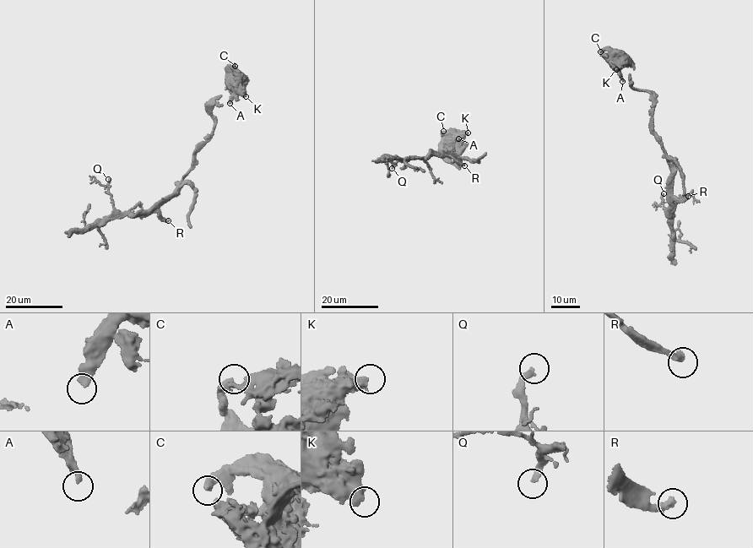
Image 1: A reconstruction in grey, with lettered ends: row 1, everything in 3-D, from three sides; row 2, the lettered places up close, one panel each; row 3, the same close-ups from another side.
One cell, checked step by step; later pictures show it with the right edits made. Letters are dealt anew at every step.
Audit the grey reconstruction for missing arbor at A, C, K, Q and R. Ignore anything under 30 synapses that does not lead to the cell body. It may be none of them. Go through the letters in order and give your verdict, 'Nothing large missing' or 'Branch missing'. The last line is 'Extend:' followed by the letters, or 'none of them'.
A: Nothing large missing
C: Nothing large missing
K: Nothing large missing
Q: Nothing large missing
R: Branch missing
Extend: R

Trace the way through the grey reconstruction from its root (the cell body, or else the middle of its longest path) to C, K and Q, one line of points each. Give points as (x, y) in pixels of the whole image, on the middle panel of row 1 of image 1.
C: (452, 143), (450, 144), (453, 143), (452, 138), (442, 135), (443, 131)
K: (452, 143), (468, 132)
Q: (452, 143), (445, 151), (457, 163), (456, 154), (456, 160), (429, 154), (392, 168)

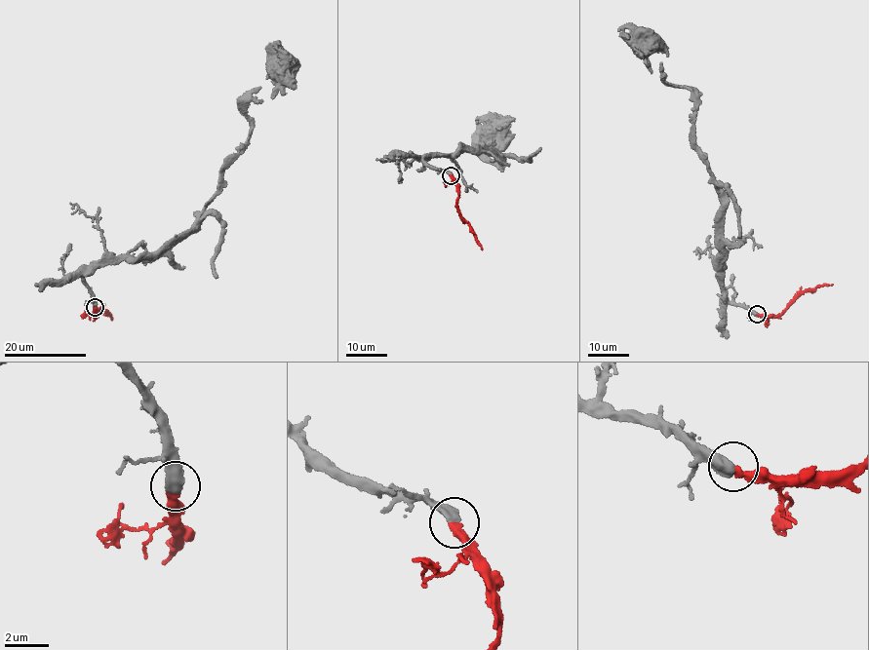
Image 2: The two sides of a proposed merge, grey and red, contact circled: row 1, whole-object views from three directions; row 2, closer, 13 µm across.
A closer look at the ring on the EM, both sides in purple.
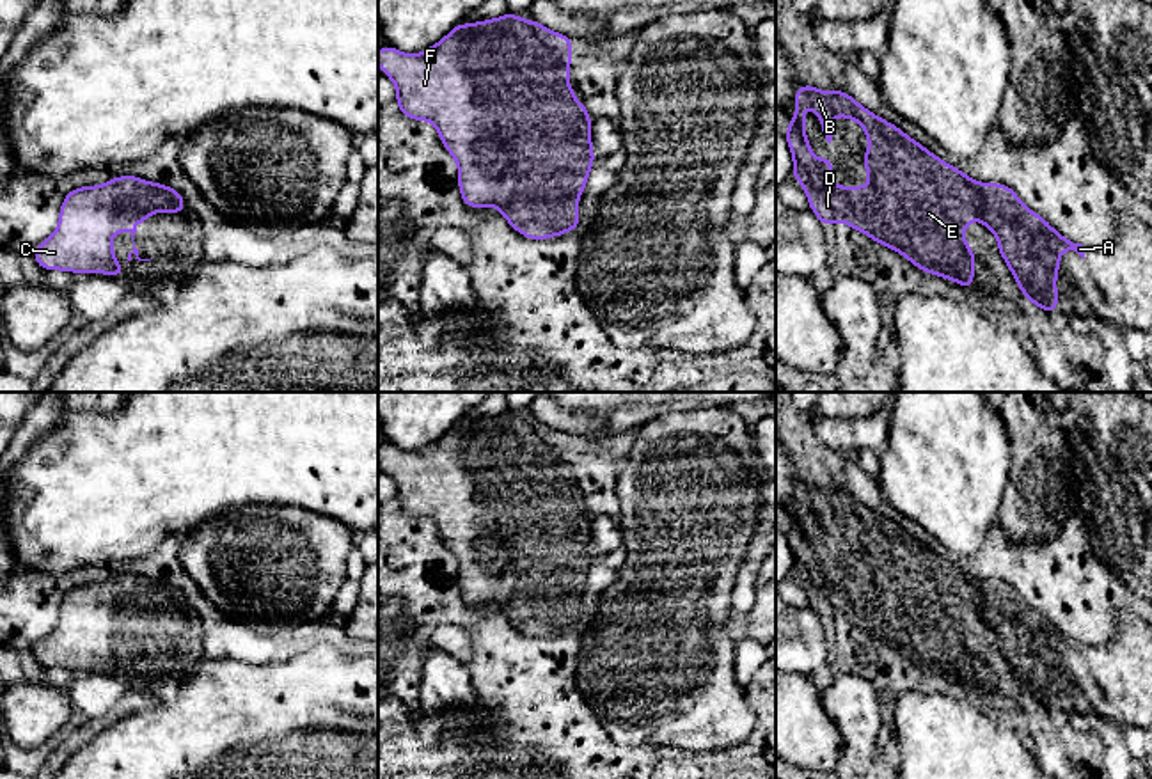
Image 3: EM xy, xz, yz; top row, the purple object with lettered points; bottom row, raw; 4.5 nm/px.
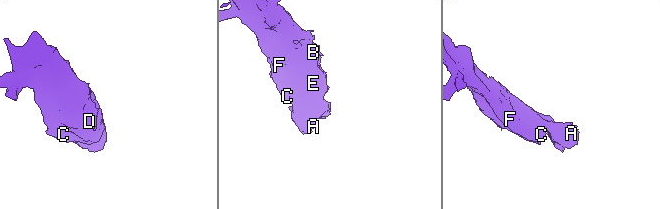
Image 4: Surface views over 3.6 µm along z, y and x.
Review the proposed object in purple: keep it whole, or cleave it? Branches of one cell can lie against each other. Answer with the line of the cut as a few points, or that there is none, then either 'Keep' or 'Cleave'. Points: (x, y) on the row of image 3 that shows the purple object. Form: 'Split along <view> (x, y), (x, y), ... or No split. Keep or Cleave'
No split. Keep

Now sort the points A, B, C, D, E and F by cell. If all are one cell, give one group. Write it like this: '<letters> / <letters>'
A B C D E F

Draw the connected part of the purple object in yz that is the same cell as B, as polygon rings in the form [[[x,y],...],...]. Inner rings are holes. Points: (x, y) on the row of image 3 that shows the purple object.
[[[802,83],[793,92],[793,98],[795,115],[785,133],[793,156],[792,176],[804,188],[809,209],[820,218],[824,227],[831,227],[836,220],[845,222],[873,241],[896,250],[923,271],[973,289],[976,259],[964,240],[964,227],[978,218],[998,236],[999,254],[1017,280],[1024,300],[1037,303],[1045,314],[1058,309],[1056,275],[1060,252],[1074,250],[1085,259],[1085,247],[1056,232],[1045,218],[1028,209],[1010,186],[973,181],[900,128],[861,106],[843,90],[824,92]],[[809,105],[820,117],[820,126],[829,144],[832,140],[831,119],[834,115],[854,119],[863,126],[870,140],[870,147],[863,156],[864,174],[872,179],[870,186],[834,186],[832,160],[811,156],[811,142],[804,137],[804,112]]]

